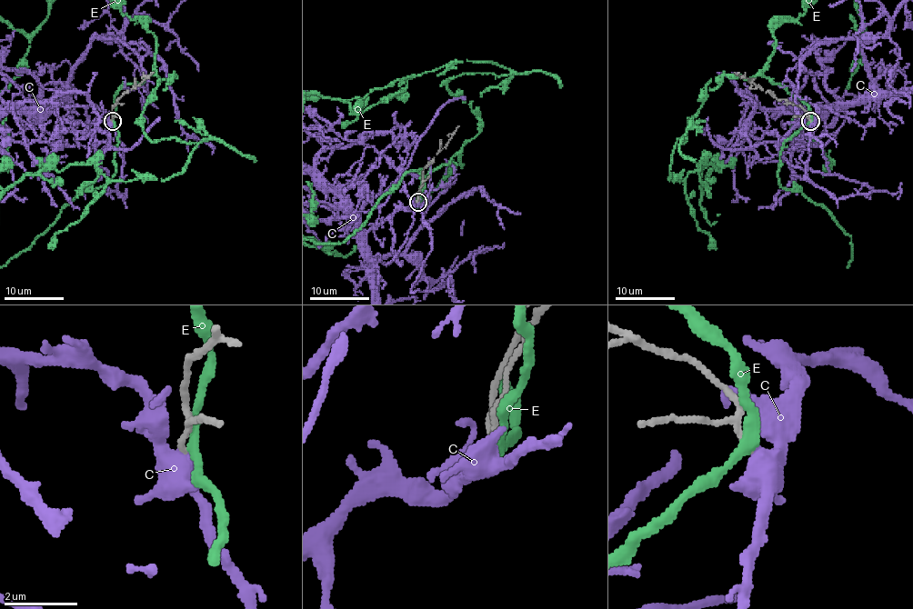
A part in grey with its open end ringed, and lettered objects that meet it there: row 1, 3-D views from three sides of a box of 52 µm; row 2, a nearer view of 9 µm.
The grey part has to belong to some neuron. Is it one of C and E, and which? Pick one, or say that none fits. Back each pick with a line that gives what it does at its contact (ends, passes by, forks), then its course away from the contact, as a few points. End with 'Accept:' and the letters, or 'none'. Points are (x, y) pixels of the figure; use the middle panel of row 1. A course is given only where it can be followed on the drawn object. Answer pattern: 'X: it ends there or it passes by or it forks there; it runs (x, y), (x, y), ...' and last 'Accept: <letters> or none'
Accept: none

